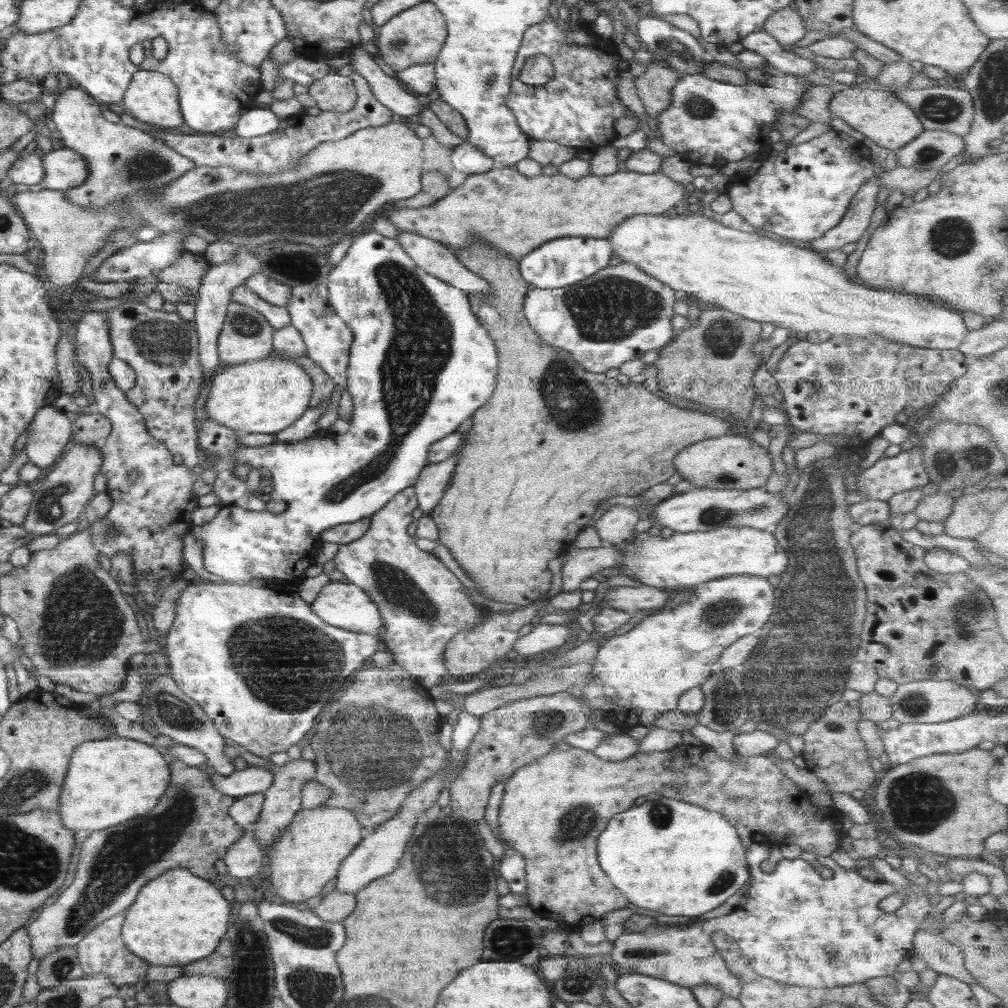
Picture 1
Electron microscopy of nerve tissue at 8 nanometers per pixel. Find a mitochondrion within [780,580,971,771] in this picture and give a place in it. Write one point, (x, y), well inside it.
(915, 703)

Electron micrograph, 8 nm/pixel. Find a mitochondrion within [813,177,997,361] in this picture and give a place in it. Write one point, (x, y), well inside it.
(953, 237)

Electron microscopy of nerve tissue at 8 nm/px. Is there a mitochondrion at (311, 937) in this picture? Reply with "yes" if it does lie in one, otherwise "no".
yes

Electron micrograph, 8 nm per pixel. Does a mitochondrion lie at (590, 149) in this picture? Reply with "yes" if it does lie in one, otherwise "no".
no

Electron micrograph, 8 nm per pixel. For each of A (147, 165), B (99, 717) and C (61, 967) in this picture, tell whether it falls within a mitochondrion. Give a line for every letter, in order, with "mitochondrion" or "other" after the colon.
A: mitochondrion
B: other
C: mitochondrion

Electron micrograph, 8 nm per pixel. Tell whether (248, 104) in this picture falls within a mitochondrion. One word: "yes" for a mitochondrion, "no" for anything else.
no

